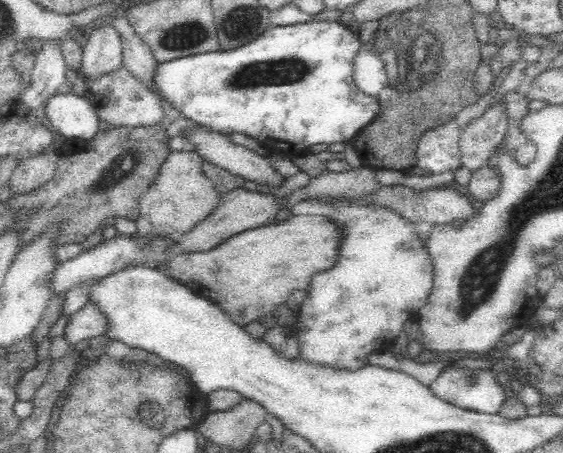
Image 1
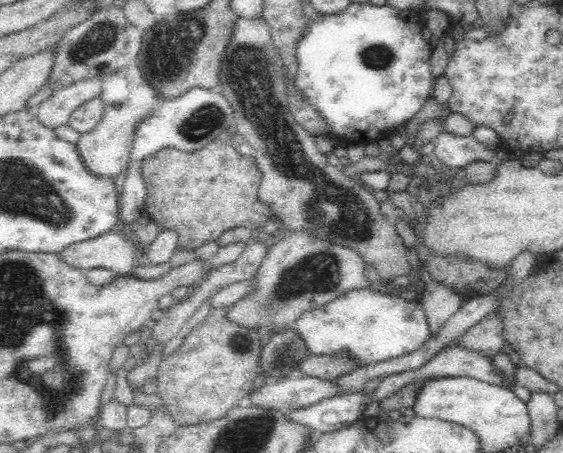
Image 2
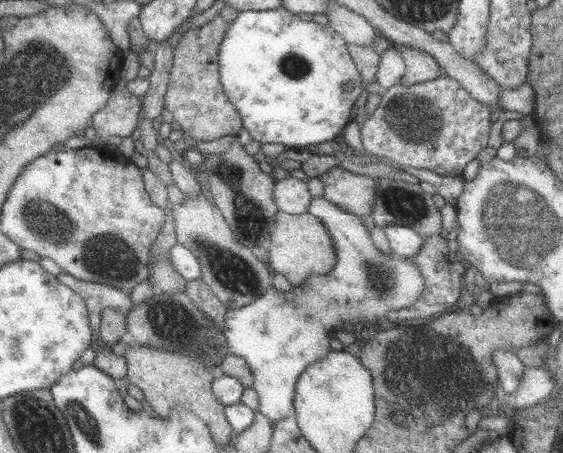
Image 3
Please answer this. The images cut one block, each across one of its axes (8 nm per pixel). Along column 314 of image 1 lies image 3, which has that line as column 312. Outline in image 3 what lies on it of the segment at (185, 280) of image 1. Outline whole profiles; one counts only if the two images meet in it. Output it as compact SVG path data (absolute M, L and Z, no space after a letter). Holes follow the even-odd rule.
M282 210L277 217L277 227L268 242L270 265L275 272L285 275L295 286L303 285L314 275L327 275L334 270L338 253L333 236L321 218L311 212L297 215Z

